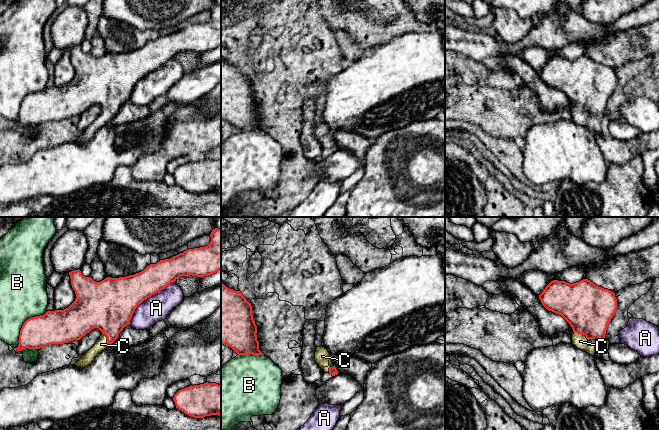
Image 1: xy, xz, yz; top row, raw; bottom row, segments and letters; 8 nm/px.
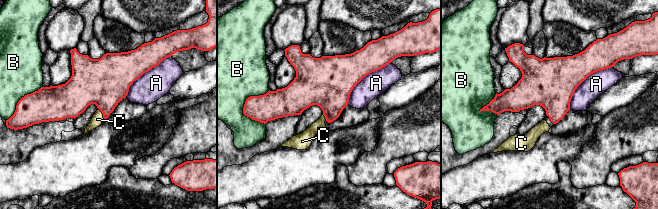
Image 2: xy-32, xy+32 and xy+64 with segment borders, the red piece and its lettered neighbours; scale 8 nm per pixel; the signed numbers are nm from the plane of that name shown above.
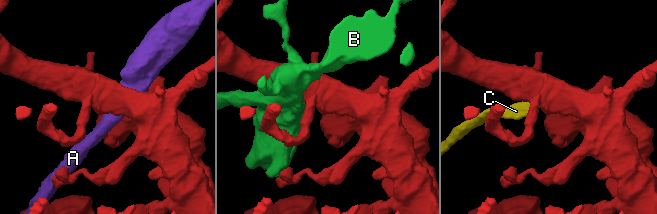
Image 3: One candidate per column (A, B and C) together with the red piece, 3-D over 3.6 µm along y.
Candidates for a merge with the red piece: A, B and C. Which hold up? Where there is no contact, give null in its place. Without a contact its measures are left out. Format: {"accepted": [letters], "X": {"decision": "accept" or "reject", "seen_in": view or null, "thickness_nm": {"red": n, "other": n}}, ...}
{"accepted": ["C"], "A": {"decision": "reject", "seen_in": "xy", "thickness_nm": {"red": 340, "other": 220}}, "B": {"decision": "reject", "seen_in": "xy", "thickness_nm": {"red": 280, "other": 380}}, "C": {"decision": "accept", "seen_in": "yz", "thickness_nm": {"red": 400, "other": 110}}}

